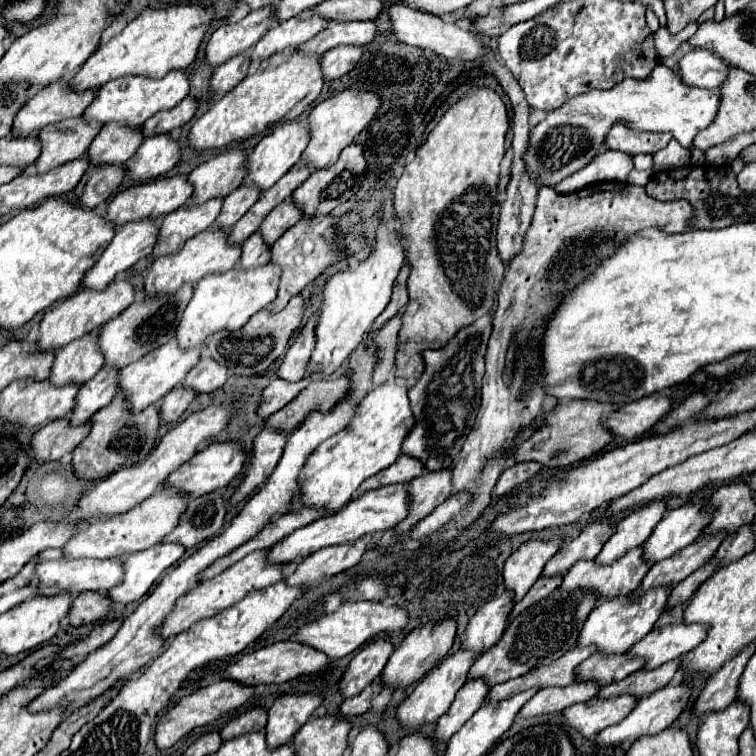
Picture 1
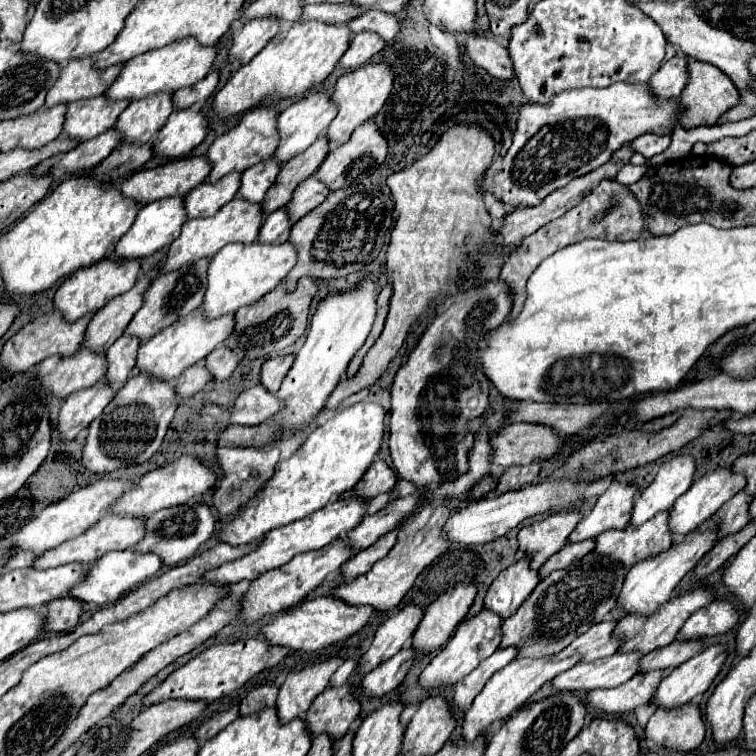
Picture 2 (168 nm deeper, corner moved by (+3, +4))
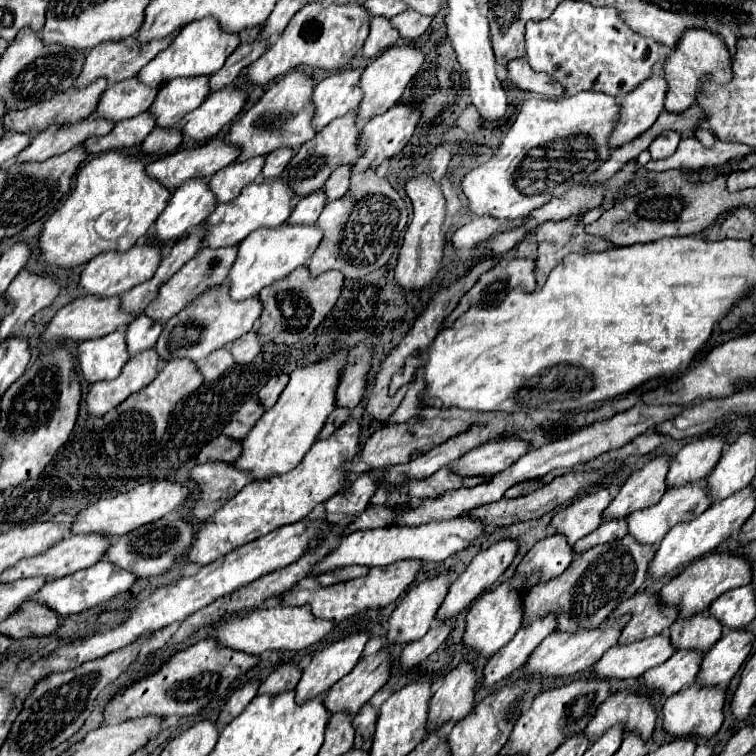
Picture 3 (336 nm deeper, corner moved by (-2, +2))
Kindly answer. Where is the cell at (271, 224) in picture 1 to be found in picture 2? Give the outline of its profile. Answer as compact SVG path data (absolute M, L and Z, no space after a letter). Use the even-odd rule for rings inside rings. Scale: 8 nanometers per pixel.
M309 177L307 181L303 181L295 193L293 199L283 207L287 211L287 215L291 217L291 221L299 221L307 211L315 209L317 205L321 205L325 201L325 197L329 195L329 189L317 181L315 177Z

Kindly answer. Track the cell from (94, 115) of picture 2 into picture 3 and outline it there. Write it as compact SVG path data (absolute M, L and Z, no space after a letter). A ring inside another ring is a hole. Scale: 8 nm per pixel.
M136 77L124 79L124 83L114 83L104 91L96 115L112 119L116 123L136 117L152 105L156 91L158 87L144 87L144 83L140 83Z

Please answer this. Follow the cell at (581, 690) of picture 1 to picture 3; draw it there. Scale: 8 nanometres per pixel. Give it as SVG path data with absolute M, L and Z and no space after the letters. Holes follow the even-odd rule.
M660 633L654 637L648 637L644 641L626 643L626 645L614 645L608 653L602 655L602 659L596 663L594 673L602 679L632 679L640 677L644 671L664 663L668 657L672 657L676 649L670 643L670 637Z

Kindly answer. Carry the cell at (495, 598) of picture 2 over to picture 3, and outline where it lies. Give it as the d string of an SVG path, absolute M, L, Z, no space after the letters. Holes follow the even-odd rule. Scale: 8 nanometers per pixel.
M552 533L538 541L518 565L516 575L528 579L532 573L540 573L540 583L558 577L568 569L574 559L574 549L562 533Z

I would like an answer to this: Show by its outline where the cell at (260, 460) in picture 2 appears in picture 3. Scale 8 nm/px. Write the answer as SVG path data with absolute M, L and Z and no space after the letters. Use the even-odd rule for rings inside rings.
M206 463L196 465L188 477L198 485L200 495L190 511L190 517L204 521L220 505L230 501L244 485L250 483L250 477L232 467L230 463Z

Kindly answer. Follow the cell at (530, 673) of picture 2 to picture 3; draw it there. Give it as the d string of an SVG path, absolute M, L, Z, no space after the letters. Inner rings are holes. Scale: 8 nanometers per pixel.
M630 613L622 615L618 621L604 621L600 627L592 629L592 631L578 631L578 633L572 633L572 631L556 631L556 633L550 633L540 645L538 649L530 655L528 663L526 663L526 675L540 675L540 677L548 677L548 675L558 675L558 677L564 677L564 675L576 675L576 673L582 673L586 671L588 667L592 667L612 645L618 643L618 637L620 637L620 631L622 627L626 625Z

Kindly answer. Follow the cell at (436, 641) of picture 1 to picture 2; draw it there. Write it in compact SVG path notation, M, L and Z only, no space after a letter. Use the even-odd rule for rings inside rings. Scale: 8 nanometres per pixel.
M455 585L433 601L413 633L411 649L431 653L441 649L455 633L457 625L465 619L475 599L475 585Z

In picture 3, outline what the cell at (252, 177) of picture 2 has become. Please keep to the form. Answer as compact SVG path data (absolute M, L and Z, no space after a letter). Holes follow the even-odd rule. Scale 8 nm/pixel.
M280 147L280 149L272 151L268 155L268 159L266 159L266 165L262 169L262 175L264 177L278 177L284 171L284 167L290 163L290 159L294 155L296 155L296 151L290 149L290 147Z

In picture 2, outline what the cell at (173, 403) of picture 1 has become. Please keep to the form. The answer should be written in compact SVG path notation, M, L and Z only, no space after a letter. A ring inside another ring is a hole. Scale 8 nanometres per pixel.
M201 363L193 365L191 369L187 369L187 371L185 371L177 381L175 381L177 397L185 399L185 397L195 395L197 391L203 389L203 385L205 385L209 379L211 379L211 375L207 373L207 369L205 369Z

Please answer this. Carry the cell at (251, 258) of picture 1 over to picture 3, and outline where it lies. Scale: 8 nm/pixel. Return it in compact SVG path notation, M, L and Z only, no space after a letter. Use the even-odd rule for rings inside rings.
M324 189L320 191L314 191L312 195L306 195L298 201L298 205L294 207L288 223L316 223L316 219L320 217L322 209L326 205L326 195L324 195Z

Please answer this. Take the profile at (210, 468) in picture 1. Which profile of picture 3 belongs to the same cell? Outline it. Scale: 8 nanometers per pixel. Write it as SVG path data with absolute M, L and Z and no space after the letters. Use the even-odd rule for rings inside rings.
M170 481L142 483L128 493L120 493L120 495L110 497L110 499L100 499L100 501L92 503L90 507L78 511L76 519L72 521L72 533L74 535L102 533L106 537L120 537L120 535L134 531L136 527L152 523L152 521L164 517L166 513L174 511L176 507L180 507L188 499L188 495L190 495L190 491L178 483L170 483Z

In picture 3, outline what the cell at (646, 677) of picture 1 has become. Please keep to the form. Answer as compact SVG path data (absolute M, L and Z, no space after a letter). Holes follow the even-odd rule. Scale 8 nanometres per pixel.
M702 611L696 619L674 621L670 627L670 637L676 649L708 651L722 637L722 623L716 623L708 611Z

